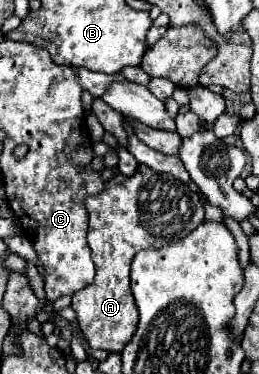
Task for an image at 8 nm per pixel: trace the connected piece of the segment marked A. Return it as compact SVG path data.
M139 165L133 177L115 175L107 181L103 193L87 197L89 211L89 247L95 263L95 281L73 295L71 307L77 313L79 329L91 349L105 349L109 353L123 351L137 329L137 305L130 287L130 267L133 257L141 249L159 249L183 239L191 233L205 215L203 203L183 181L155 173L153 169Z

